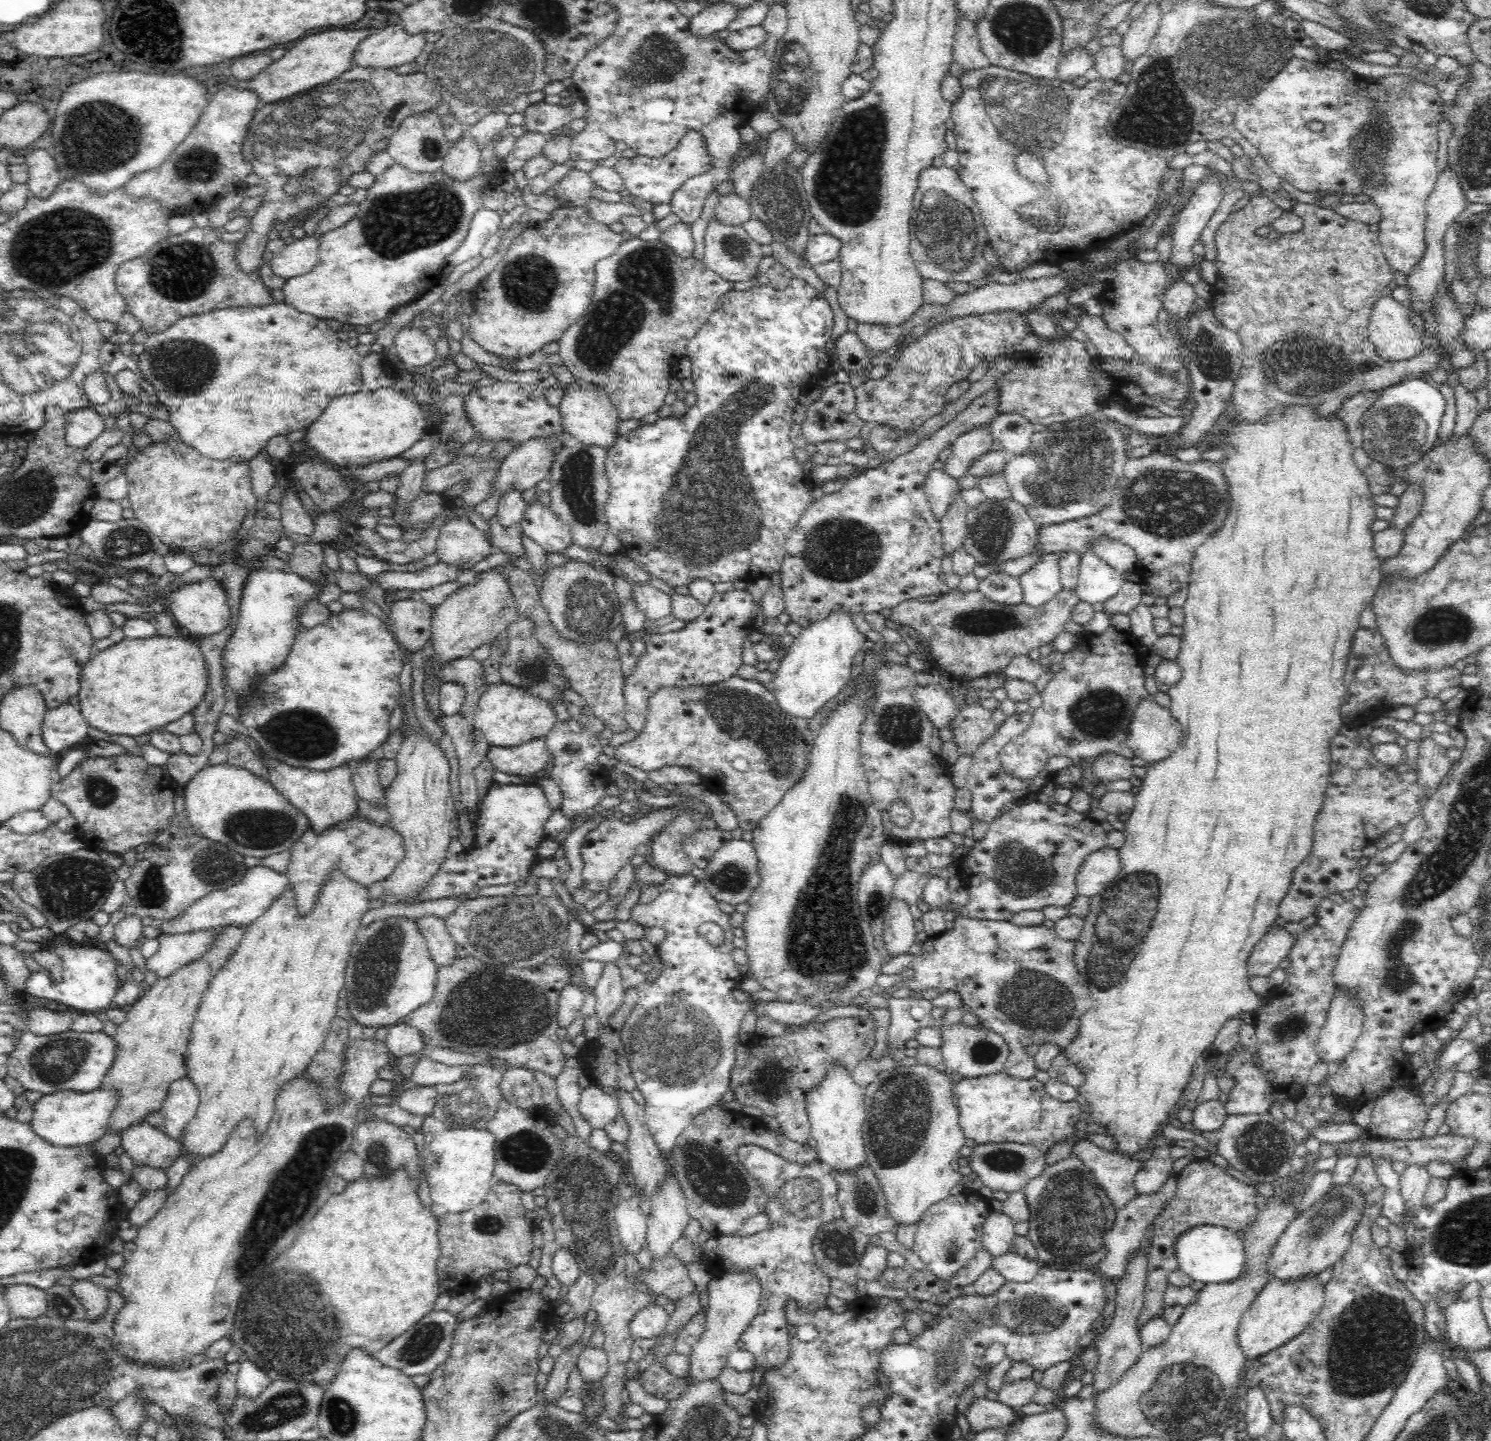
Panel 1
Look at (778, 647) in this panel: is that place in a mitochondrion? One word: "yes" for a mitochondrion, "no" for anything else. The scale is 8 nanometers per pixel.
no

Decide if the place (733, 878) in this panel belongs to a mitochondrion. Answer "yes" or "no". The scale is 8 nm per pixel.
yes

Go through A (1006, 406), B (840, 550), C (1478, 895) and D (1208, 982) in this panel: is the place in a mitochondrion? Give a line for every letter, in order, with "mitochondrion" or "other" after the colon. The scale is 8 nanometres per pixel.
A: other
B: mitochondrion
C: mitochondrion
D: other

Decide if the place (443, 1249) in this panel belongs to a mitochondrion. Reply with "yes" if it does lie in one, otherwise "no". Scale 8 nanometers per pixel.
no

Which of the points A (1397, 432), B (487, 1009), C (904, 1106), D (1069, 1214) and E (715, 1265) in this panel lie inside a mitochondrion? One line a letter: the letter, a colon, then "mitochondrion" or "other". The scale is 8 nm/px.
A: mitochondrion
B: mitochondrion
C: mitochondrion
D: mitochondrion
E: other

